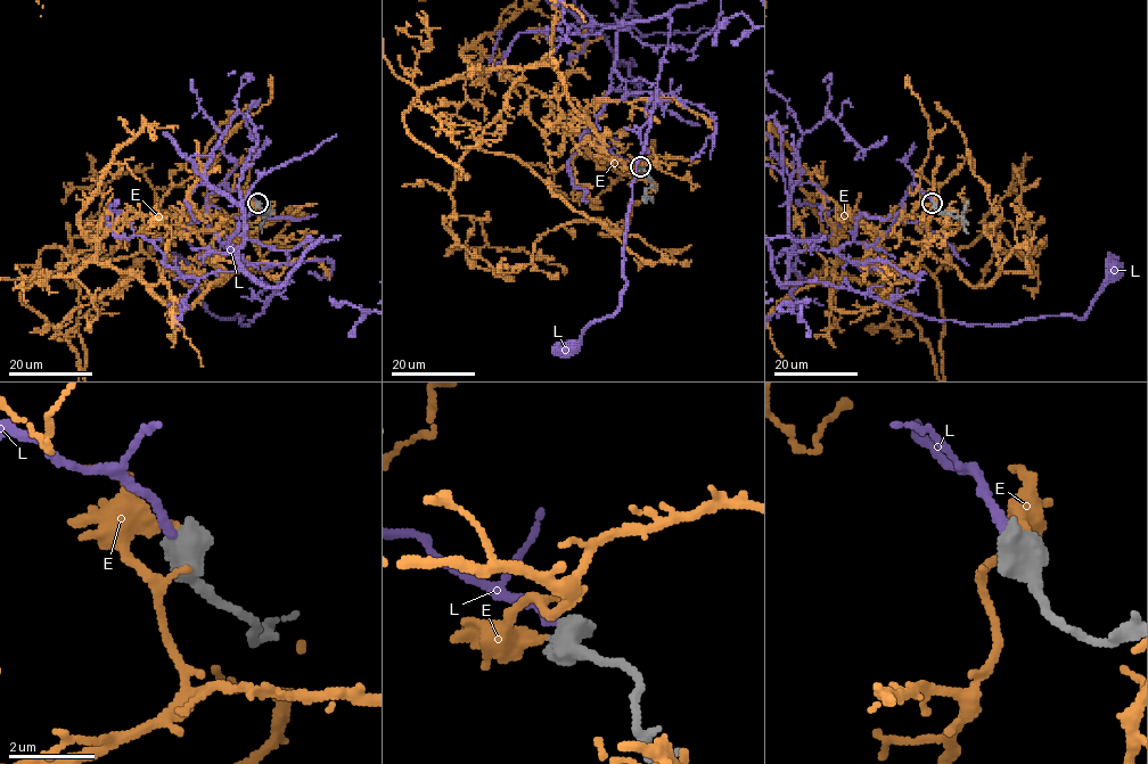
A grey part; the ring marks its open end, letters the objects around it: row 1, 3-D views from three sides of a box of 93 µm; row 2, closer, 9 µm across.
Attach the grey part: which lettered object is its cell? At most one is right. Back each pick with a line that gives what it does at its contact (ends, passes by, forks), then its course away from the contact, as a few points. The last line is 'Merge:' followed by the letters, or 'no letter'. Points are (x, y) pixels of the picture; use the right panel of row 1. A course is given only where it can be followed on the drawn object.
L: it ends | via (933, 203), (912, 183), (872, 244), (805, 248), (781, 285), (830, 282), (997, 326), (1083, 317), (1113, 270)
Merge: L

